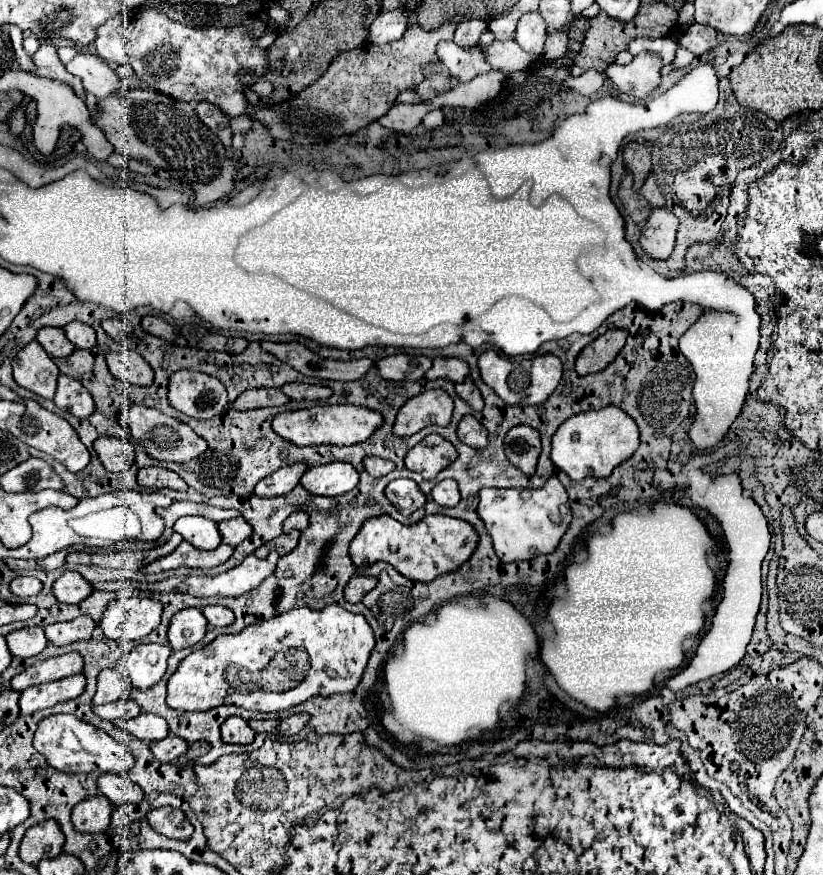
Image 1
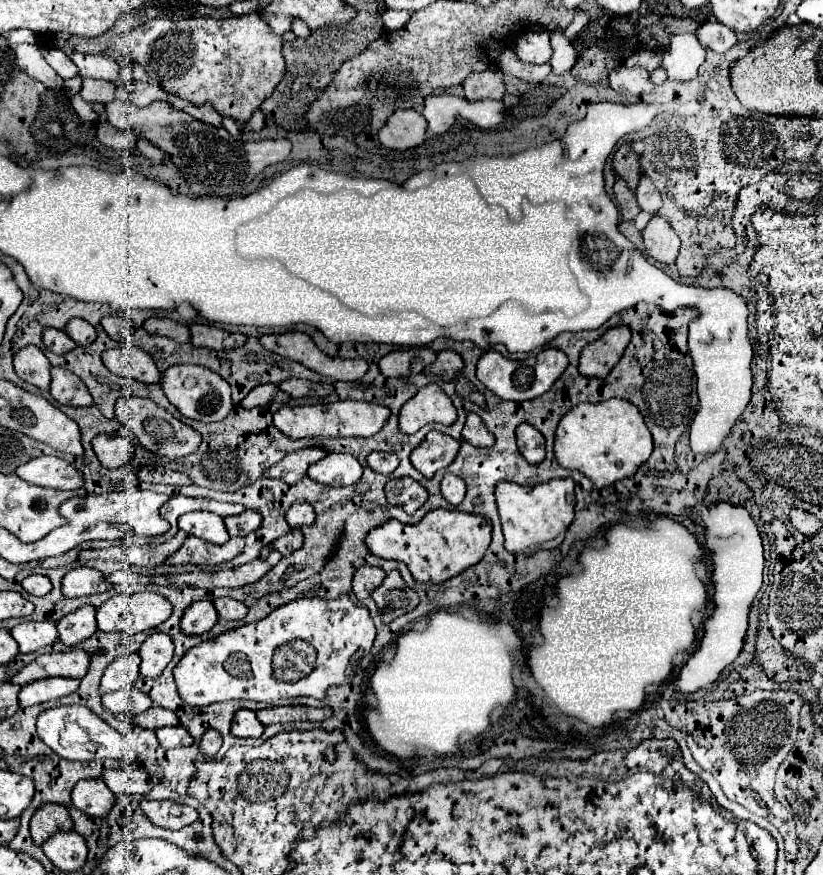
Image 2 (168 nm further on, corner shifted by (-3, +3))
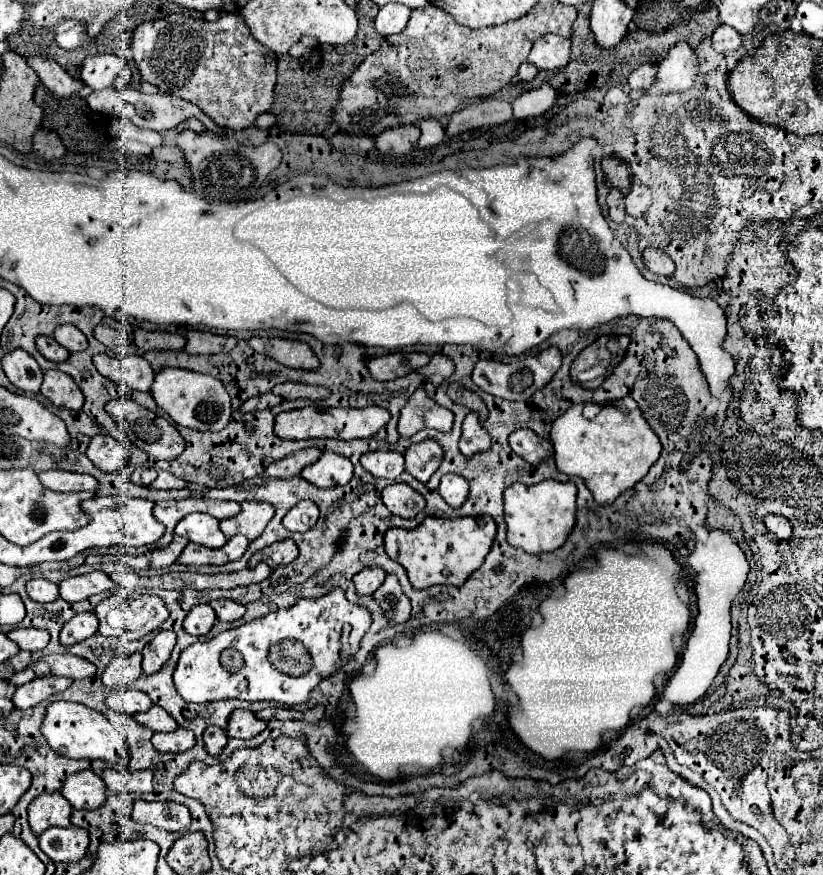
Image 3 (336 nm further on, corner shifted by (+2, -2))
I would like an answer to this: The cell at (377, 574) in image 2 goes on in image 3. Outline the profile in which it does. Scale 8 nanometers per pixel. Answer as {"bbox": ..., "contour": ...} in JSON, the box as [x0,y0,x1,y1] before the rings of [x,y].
{"bbox":[354,567,386,597],"contour":[[[368,567],[362,569],[356,577],[354,577],[354,585],[356,585],[356,593],[360,597],[364,595],[372,595],[386,579],[386,571],[380,567]]]}

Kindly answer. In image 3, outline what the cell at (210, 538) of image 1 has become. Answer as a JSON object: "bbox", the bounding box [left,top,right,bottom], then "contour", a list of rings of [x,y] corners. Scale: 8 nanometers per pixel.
{"bbox":[176,513,226,549],"contour":[[[204,513],[186,515],[176,525],[176,535],[182,535],[198,545],[208,545],[210,549],[218,549],[226,543],[226,537],[218,527],[218,519]]]}

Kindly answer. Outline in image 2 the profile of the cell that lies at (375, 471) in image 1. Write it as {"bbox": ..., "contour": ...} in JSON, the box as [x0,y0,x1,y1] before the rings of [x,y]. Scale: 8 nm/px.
{"bbox":[367,452,399,474],"contour":[[[371,452],[367,456],[367,464],[379,474],[391,474],[399,466],[399,458],[389,452]]]}

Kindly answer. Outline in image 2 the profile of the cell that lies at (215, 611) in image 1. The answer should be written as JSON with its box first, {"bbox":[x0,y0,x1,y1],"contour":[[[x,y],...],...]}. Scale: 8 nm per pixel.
{"bbox":[213,598,247,620],"contour":[[[217,598],[213,604],[221,620],[243,620],[247,616],[247,606],[243,602],[231,598]]]}

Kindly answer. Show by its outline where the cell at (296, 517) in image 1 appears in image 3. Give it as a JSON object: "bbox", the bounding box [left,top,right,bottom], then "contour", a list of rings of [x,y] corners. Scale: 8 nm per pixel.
{"bbox":[282,501,320,533],"contour":[[[300,501],[298,505],[294,505],[288,511],[288,515],[284,517],[282,523],[292,533],[306,533],[306,531],[310,531],[316,525],[318,515],[320,515],[320,509],[316,507],[316,503]]]}

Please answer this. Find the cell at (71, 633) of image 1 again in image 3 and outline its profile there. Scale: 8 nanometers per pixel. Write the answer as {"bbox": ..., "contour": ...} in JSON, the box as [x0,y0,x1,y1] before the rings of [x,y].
{"bbox":[60,611,98,645],"contour":[[[94,611],[78,613],[70,621],[66,621],[66,625],[62,627],[60,641],[64,645],[74,645],[74,643],[80,643],[80,641],[88,639],[96,631],[98,631],[98,619],[96,619]]]}

